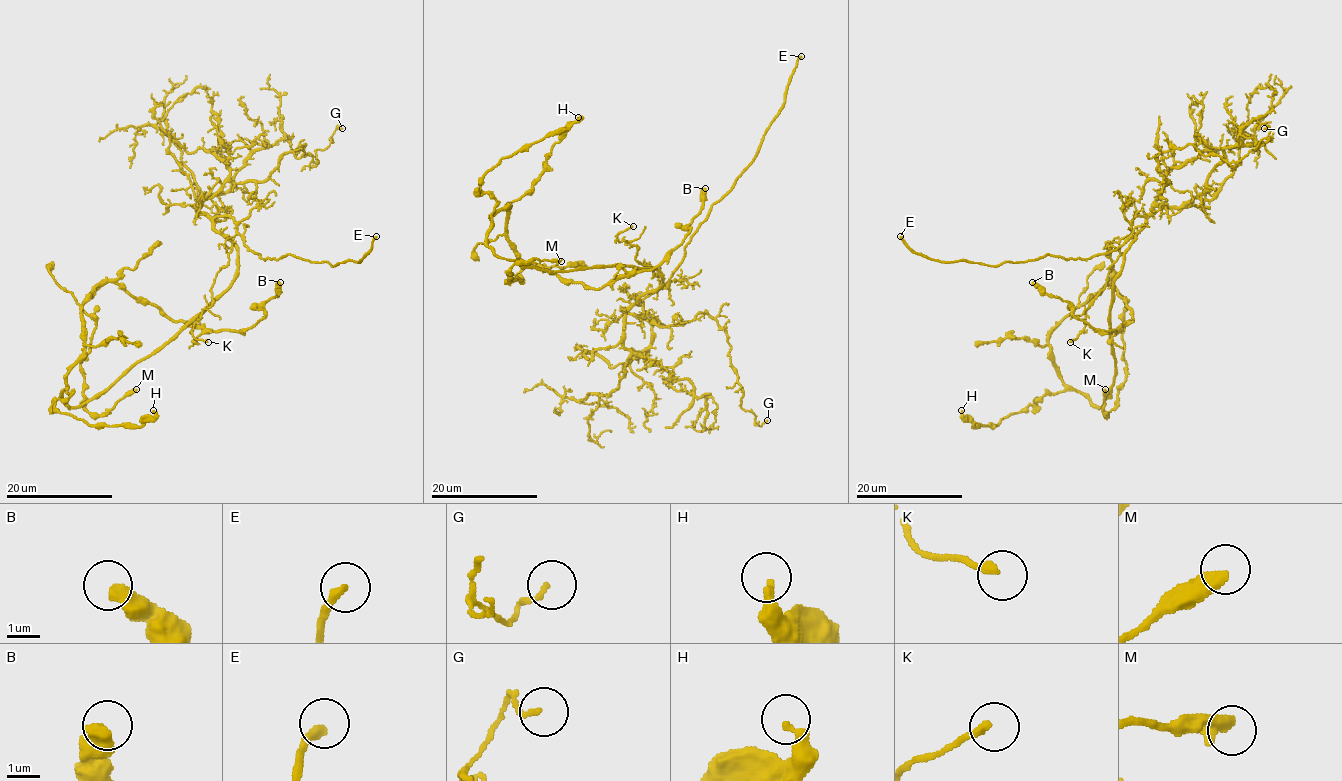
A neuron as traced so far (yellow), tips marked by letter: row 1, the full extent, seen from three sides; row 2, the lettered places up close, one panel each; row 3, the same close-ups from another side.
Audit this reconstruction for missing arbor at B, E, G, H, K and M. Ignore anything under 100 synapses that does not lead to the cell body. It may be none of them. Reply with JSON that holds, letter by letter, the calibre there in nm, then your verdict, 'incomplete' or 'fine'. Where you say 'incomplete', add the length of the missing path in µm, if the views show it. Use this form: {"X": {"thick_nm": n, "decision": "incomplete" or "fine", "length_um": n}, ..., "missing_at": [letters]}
{"B": {"thick_nm": 550, "decision": "fine"}, "E": {"thick_nm": 280, "decision": "incomplete", "length_um": 20}, "G": {"thick_nm": 130, "decision": "fine"}, "H": {"thick_nm": 280, "decision": "fine"}, "K": {"thick_nm": 200, "decision": "fine"}, "M": {"thick_nm": 460, "decision": "fine"}, "missing_at": ["E"]}

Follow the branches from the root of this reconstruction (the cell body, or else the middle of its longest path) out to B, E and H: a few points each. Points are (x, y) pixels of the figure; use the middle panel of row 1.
B: (563, 271), (498, 257), (490, 217), (509, 204), (525, 263), (602, 288), (655, 268), (705, 188)
E: (563, 271), (655, 268), (662, 283), (638, 301), (663, 288), (709, 209), (753, 160), (801, 56)
H: (563, 271), (539, 271), (494, 253), (487, 233), (497, 201), (479, 182), (502, 158), (578, 117)

